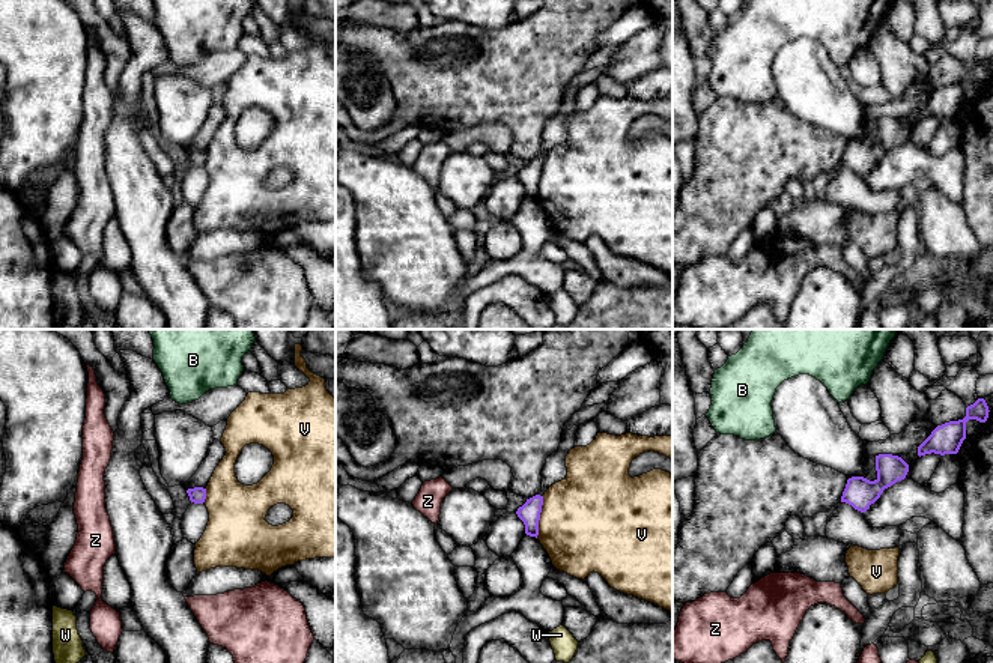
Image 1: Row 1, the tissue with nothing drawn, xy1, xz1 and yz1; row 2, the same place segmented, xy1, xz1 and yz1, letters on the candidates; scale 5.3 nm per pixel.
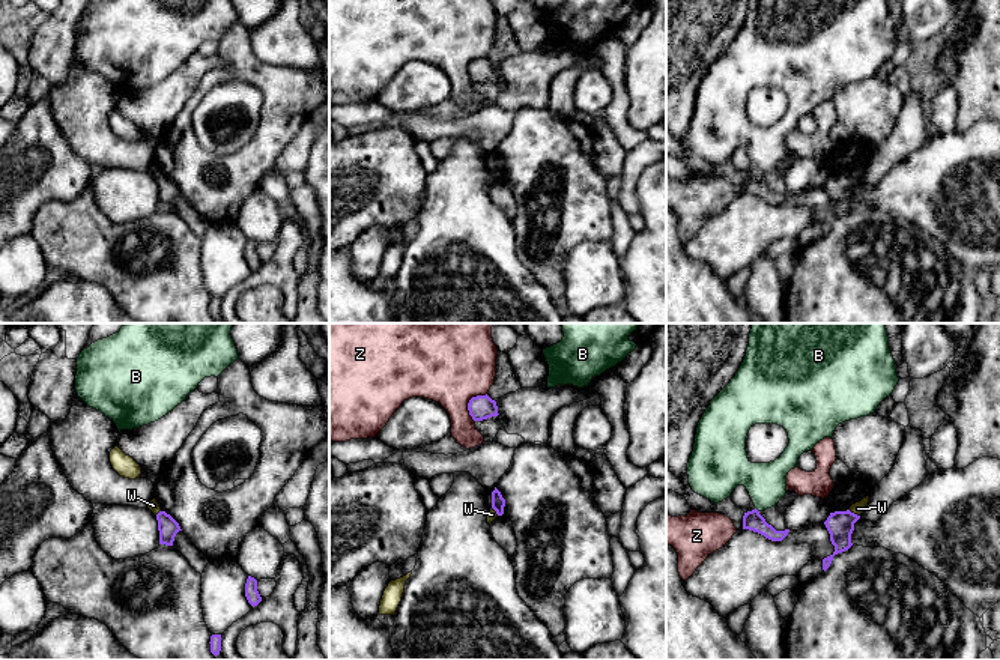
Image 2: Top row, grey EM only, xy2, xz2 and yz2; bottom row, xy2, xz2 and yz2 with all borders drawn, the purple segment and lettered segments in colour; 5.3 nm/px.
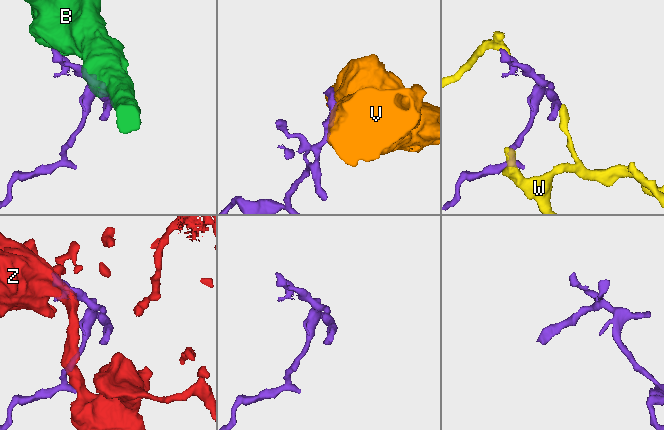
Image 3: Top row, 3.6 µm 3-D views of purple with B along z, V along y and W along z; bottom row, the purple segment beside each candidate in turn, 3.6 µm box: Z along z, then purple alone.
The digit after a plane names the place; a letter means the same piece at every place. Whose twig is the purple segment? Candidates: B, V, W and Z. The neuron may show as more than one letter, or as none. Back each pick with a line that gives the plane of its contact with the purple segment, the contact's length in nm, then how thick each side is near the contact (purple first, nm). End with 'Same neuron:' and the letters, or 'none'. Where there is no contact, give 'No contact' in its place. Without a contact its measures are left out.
Same neuron: none

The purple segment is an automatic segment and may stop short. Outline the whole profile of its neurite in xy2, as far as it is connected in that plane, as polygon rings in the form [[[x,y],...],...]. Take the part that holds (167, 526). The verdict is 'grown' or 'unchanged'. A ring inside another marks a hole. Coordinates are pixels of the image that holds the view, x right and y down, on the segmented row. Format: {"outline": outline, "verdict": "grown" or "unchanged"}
{"outline": [[[165,511],[156,514],[159,544],[173,546],[174,537],[180,529],[179,523]]], "verdict": "unchanged"}

